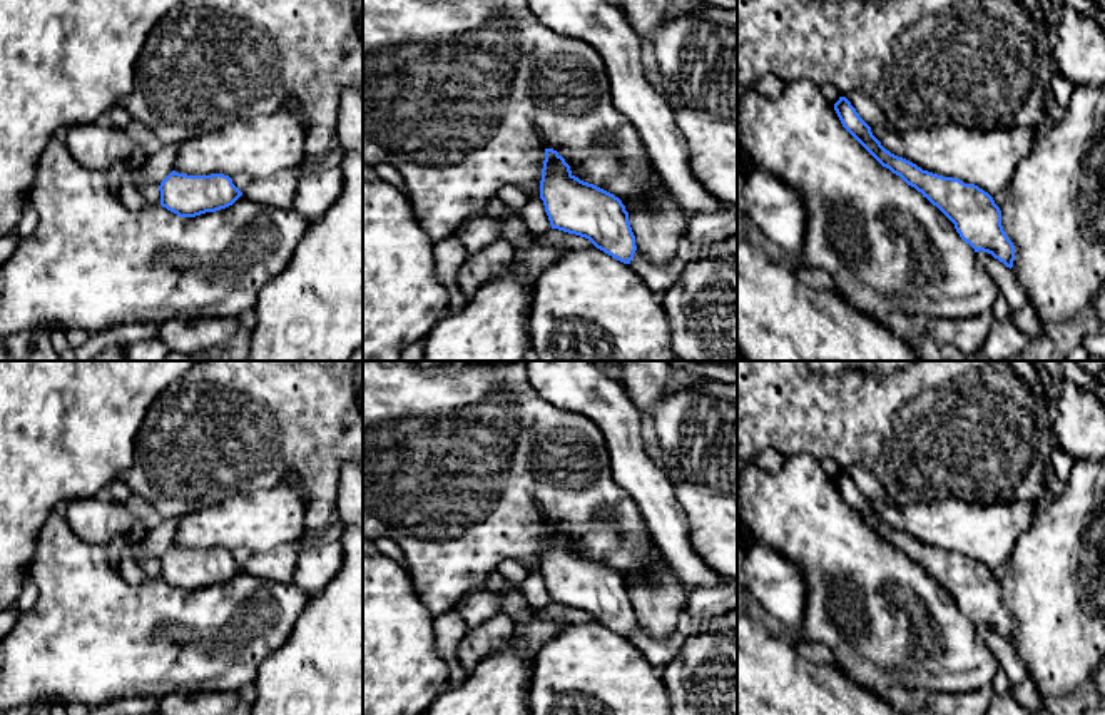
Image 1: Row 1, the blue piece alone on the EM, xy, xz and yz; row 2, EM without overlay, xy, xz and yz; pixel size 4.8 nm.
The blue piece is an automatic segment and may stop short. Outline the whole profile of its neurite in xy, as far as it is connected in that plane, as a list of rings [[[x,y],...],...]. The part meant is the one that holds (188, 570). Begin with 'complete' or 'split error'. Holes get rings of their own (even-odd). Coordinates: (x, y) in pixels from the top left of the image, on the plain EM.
complete; [[[176,545],[160,556],[159,565],[160,580],[179,591],[226,583],[242,570],[229,550],[187,550]]]

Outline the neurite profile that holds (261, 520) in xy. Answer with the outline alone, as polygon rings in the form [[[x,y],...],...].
[[[289,484],[236,494],[182,515],[174,545],[187,550],[269,551],[303,538],[304,510],[303,494]]]

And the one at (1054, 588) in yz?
[[[1073,459],[1068,479],[1060,486],[1060,491],[1050,499],[1050,503],[1036,511],[1031,526],[1020,535],[1006,566],[1008,571],[1000,580],[1000,585],[1003,605],[1015,620],[1011,647],[1021,658],[1028,678],[1035,682],[1045,700],[1050,697],[1068,695],[1087,678],[1093,677],[1105,658],[1105,459]]]

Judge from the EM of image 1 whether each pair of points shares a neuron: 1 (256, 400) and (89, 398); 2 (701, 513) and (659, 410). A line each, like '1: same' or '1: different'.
1: different
2: same

